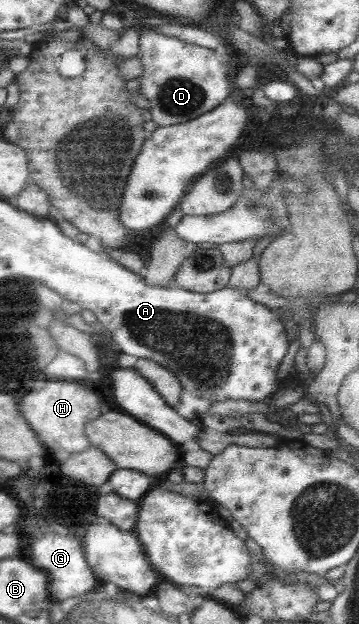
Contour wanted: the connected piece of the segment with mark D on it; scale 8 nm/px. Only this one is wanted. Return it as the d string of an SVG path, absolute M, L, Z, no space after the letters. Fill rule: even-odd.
M148 25L141 26L143 30L139 32L138 52L136 57L140 59L142 65L142 74L136 78L139 82L138 93L142 94L148 100L150 121L157 127L170 126L186 122L208 112L222 102L228 96L228 88L234 86L228 78L228 67L220 62L216 50L202 48L194 44L186 44L178 38L162 36L153 30L147 30Z

